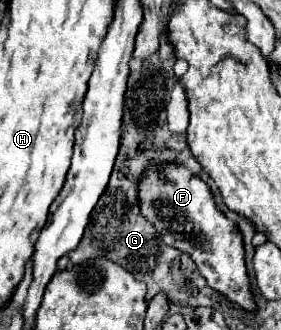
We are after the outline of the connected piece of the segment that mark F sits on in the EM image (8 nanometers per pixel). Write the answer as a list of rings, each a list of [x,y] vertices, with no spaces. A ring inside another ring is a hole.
[[[170,164],[166,174],[158,174],[150,168],[146,178],[142,178],[142,194],[138,194],[138,198],[142,214],[154,222],[164,244],[188,252],[212,290],[224,294],[244,310],[254,310],[254,296],[250,292],[250,280],[244,264],[242,236],[236,224],[216,208],[212,192],[204,180],[176,164]]]

